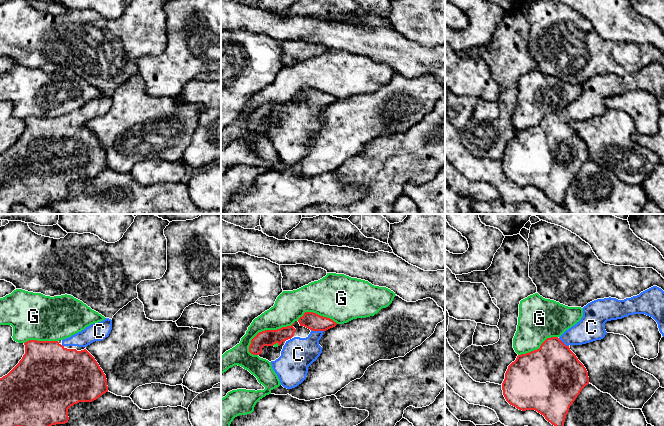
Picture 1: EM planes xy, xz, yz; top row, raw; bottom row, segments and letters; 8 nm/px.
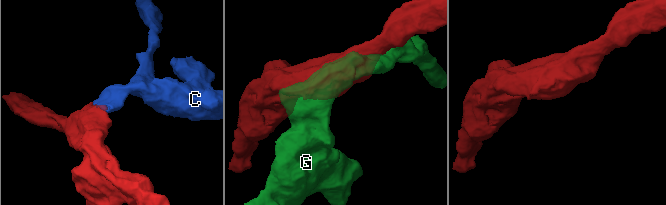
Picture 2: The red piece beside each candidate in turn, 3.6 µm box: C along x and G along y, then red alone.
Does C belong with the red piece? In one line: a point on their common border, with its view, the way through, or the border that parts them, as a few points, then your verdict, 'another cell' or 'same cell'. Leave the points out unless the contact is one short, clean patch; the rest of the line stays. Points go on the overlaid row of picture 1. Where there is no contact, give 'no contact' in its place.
contact xz (317, 330); same cell

